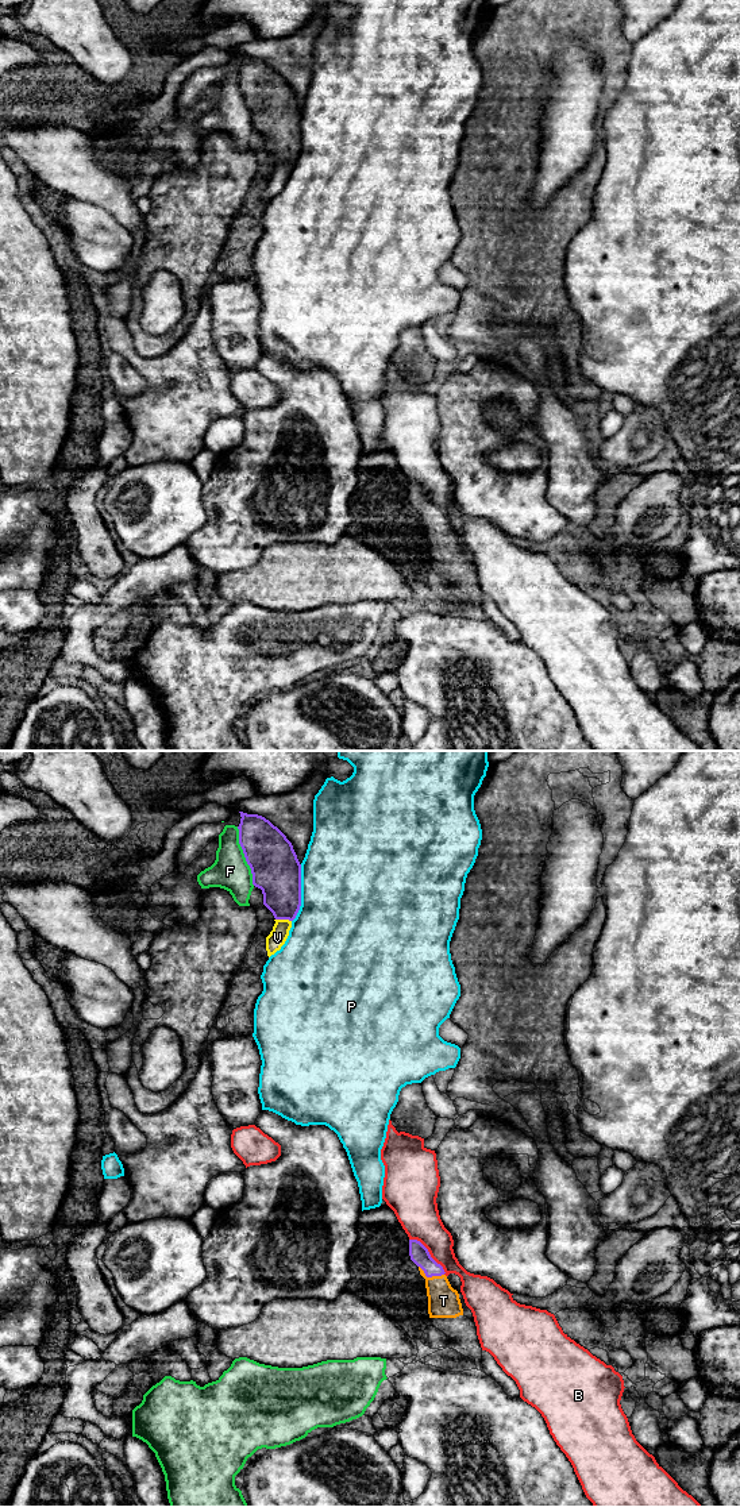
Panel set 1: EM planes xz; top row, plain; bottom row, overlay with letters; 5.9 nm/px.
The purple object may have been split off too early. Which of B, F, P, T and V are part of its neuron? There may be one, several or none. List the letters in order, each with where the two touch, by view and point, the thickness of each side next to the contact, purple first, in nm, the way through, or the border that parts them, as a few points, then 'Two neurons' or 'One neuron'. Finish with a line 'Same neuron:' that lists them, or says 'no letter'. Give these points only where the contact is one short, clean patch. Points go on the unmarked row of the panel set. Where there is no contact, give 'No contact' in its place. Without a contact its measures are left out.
B: Touches purple at xz (428, 497). Thickness 110 nm (purple) against 240 nm. Two neurons
F: Touches purple at xz (245, 100). Thickness 300 nm (purple) against 220 nm. Two neurons
P: Touches purple at xz (300, 137). Thickness 300 nm (purple) against 500 nm. Two neurons
T: Touches purple at xz (430, 520). Thickness 110 nm (purple) against 190 nm. Path across: xz (419, 497), (430, 513), (430, 520), (436, 527), (443, 544). One neuron
V: Touches purple at xz (284, 162). Thickness 260 nm (purple) against 110 nm. Two neurons
Same neuron: T

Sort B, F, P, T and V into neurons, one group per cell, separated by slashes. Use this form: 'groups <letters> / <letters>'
groups B / F / P / T / V

